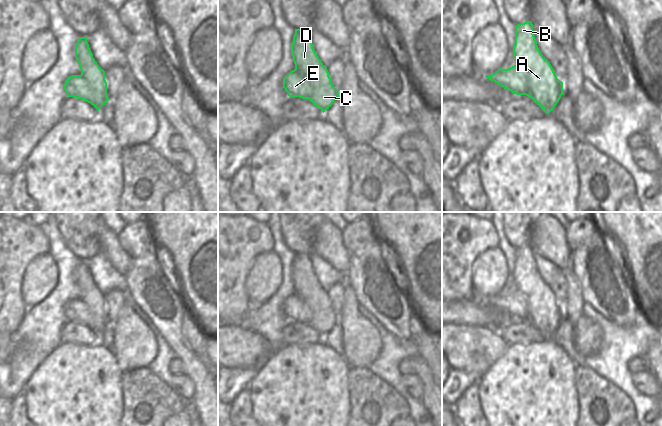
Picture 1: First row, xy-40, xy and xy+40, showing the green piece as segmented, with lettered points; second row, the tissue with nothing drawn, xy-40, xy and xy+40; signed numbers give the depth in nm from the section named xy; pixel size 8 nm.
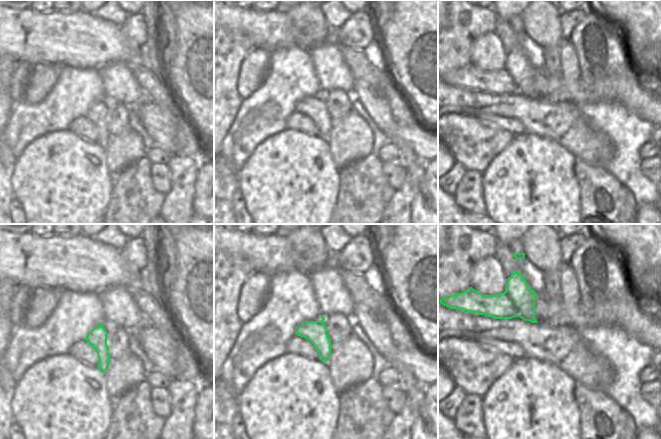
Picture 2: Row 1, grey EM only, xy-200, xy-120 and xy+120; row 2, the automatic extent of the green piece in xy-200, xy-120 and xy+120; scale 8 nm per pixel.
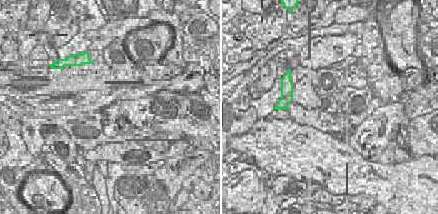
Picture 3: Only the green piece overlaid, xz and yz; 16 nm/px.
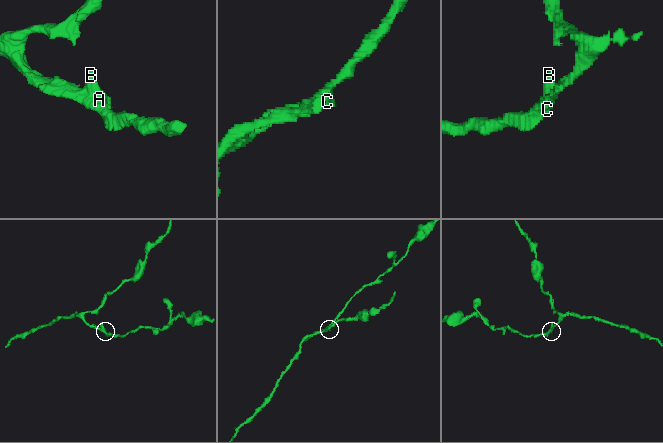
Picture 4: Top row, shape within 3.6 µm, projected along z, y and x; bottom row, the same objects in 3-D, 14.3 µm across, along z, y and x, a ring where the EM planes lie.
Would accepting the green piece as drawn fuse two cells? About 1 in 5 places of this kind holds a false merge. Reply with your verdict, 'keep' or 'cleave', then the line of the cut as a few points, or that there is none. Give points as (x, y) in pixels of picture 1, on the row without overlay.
cleave | xy-40 (81, 298), (94, 314), (96, 327), (100, 331)

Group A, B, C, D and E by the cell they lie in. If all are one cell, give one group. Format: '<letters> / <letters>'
A B C D / E

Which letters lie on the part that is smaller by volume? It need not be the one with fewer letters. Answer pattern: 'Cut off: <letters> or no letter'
Cut off: A, B, C, D

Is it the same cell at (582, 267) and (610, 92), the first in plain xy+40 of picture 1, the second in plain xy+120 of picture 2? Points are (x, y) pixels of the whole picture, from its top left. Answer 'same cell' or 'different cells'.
same cell

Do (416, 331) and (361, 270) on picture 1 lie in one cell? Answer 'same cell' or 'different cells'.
different cells

